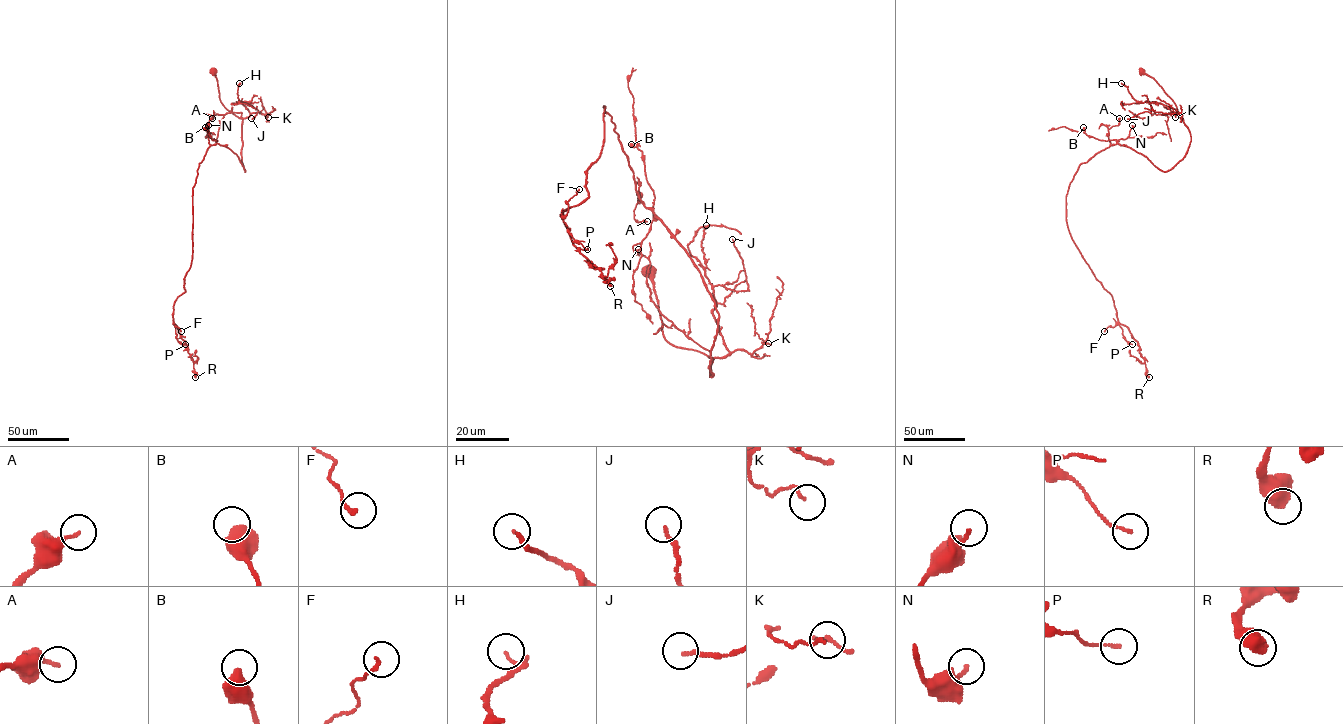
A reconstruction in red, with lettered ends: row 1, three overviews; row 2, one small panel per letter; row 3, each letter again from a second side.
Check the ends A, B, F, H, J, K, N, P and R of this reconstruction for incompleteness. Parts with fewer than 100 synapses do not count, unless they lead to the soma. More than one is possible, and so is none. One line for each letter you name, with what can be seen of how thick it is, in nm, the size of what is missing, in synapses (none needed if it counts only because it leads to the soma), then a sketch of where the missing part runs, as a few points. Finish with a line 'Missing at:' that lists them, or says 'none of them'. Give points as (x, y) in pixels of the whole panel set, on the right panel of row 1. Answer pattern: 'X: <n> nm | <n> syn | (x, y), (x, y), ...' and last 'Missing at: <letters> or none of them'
Missing at: none of them

